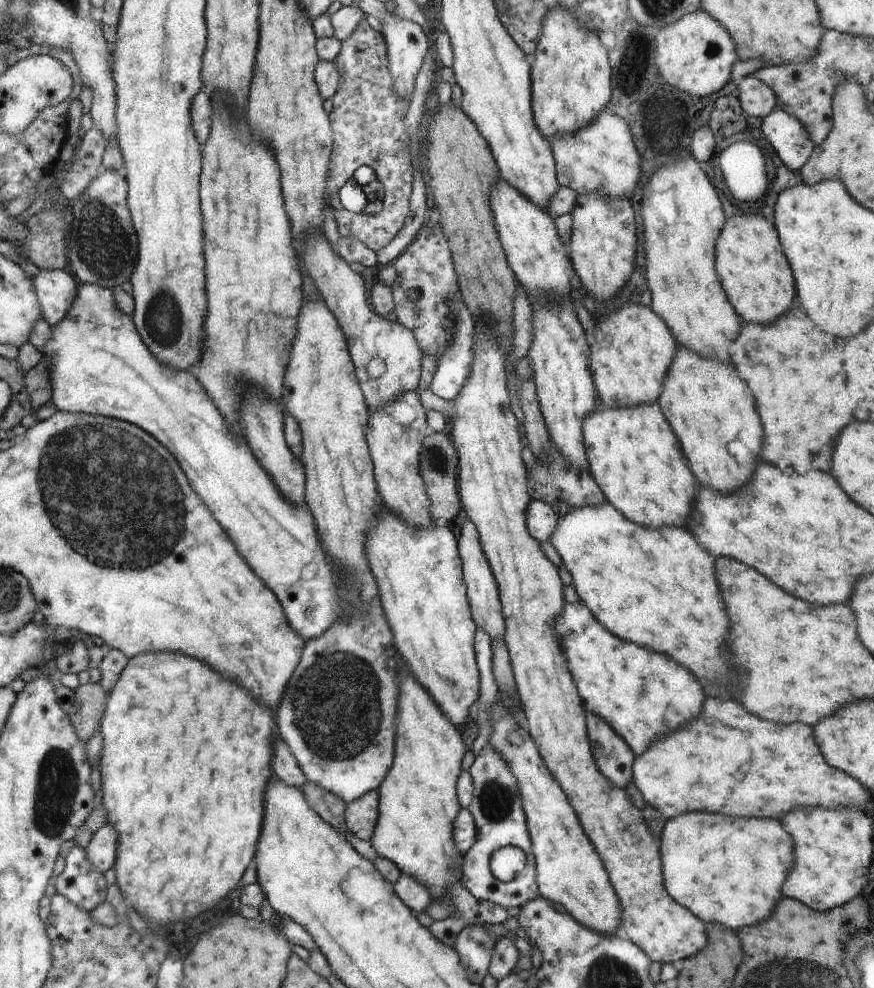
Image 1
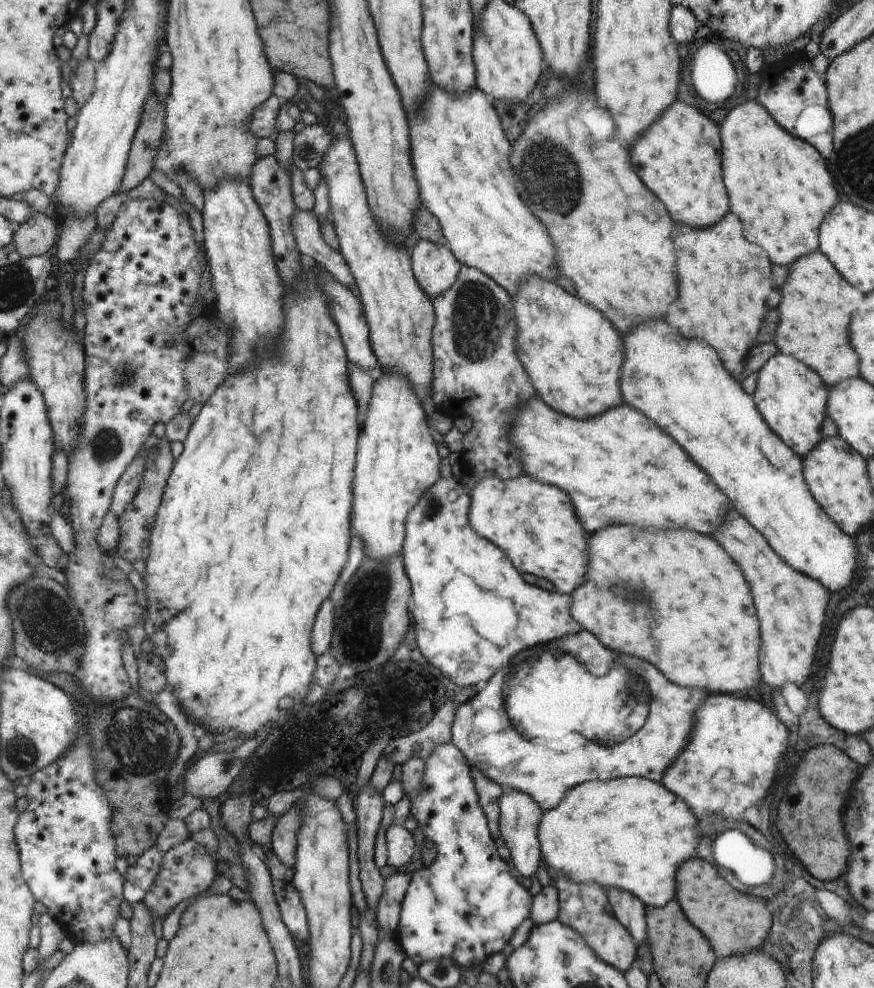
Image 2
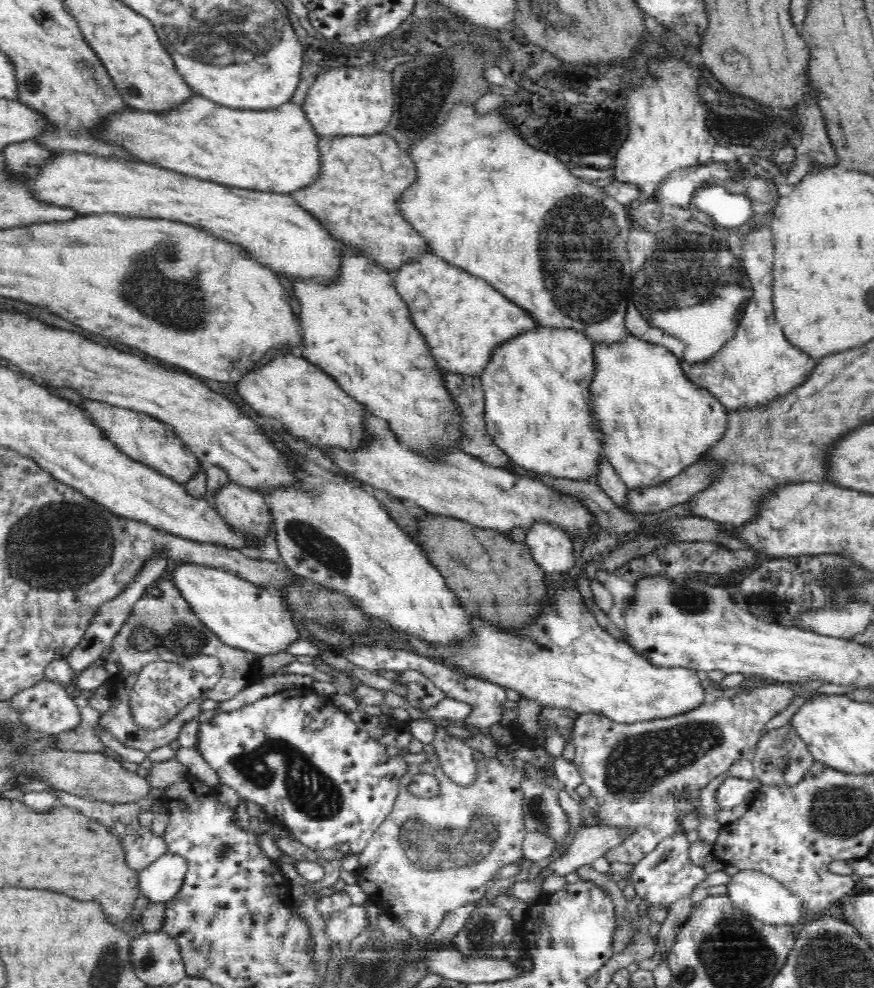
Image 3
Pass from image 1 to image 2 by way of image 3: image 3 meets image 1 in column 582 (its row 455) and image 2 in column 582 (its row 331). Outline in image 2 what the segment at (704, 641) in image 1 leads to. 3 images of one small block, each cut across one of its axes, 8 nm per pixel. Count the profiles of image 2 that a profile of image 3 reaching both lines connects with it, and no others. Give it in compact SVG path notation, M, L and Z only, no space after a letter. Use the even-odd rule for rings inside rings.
M522 474L514 479L485 477L470 484L470 524L471 528L481 538L494 542L504 552L504 555L516 564L516 570L534 574L538 579L546 578L554 585L554 591L562 595L570 594L581 584L586 572L586 532L574 514L575 510L568 496L558 490L558 487L542 484Z

